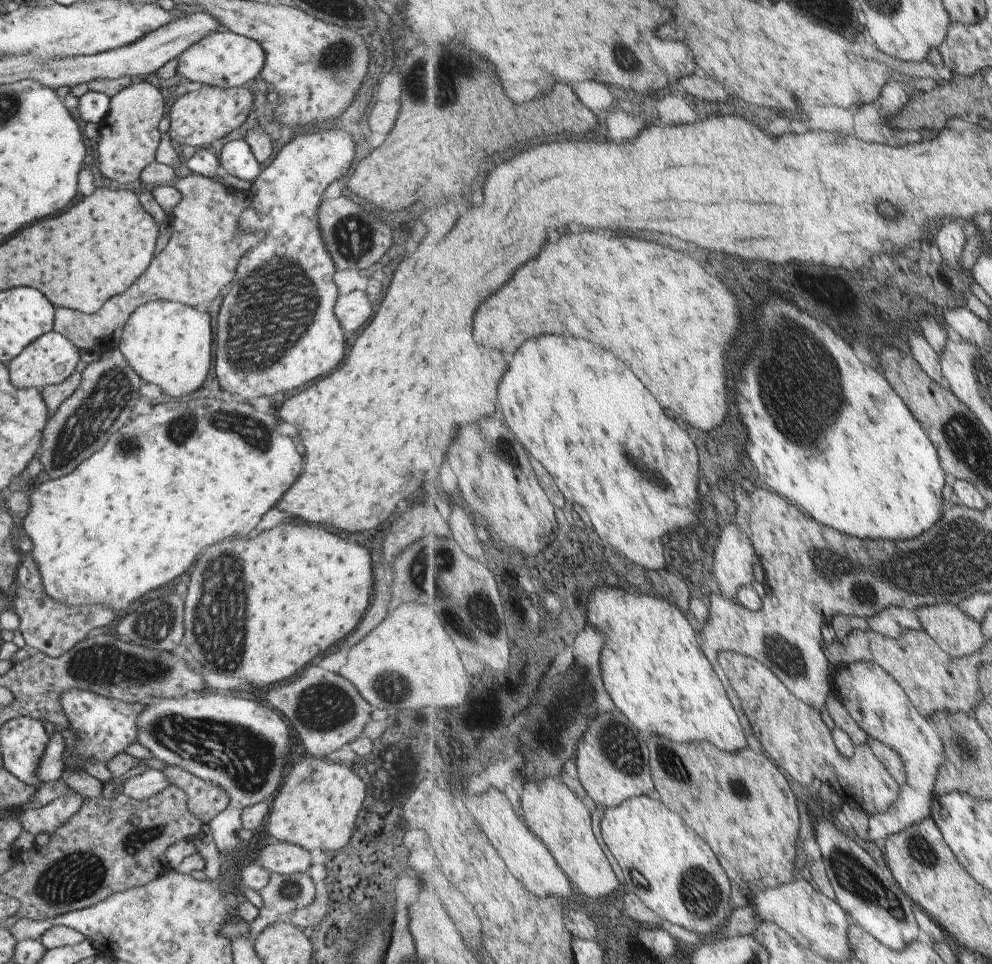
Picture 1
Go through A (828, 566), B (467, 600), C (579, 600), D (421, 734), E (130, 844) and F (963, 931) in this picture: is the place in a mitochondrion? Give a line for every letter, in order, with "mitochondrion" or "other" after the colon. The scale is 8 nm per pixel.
A: mitochondrion
B: mitochondrion
C: other
D: other
E: mitochondrion
F: other

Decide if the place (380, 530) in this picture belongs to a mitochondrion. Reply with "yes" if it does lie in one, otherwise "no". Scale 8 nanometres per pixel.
no

